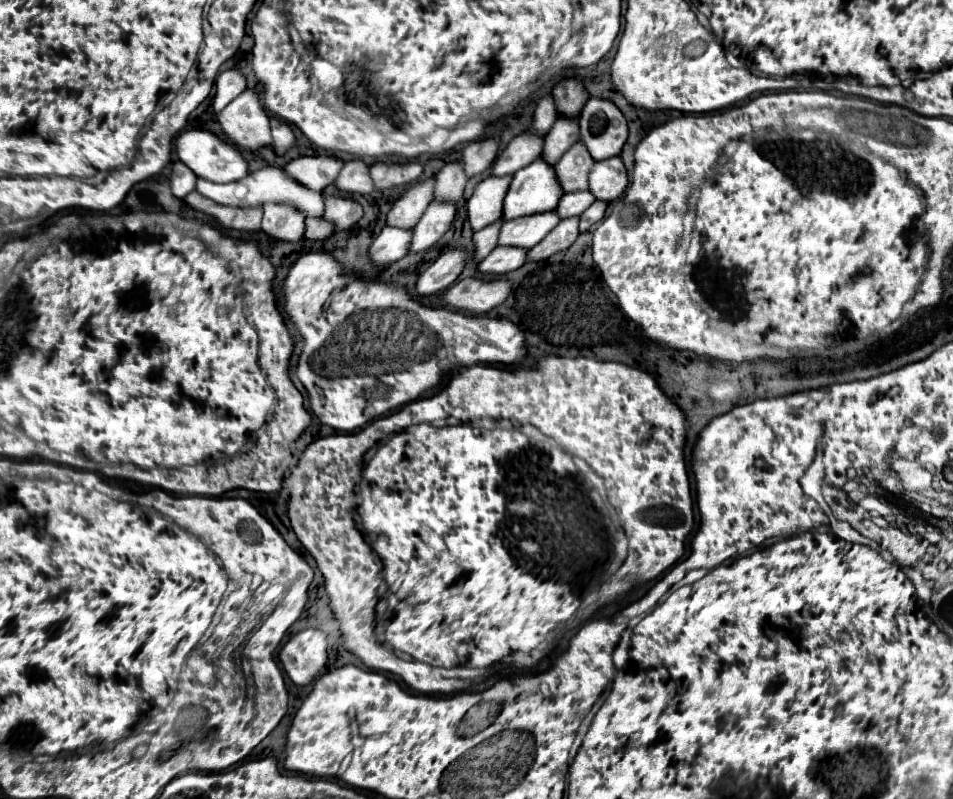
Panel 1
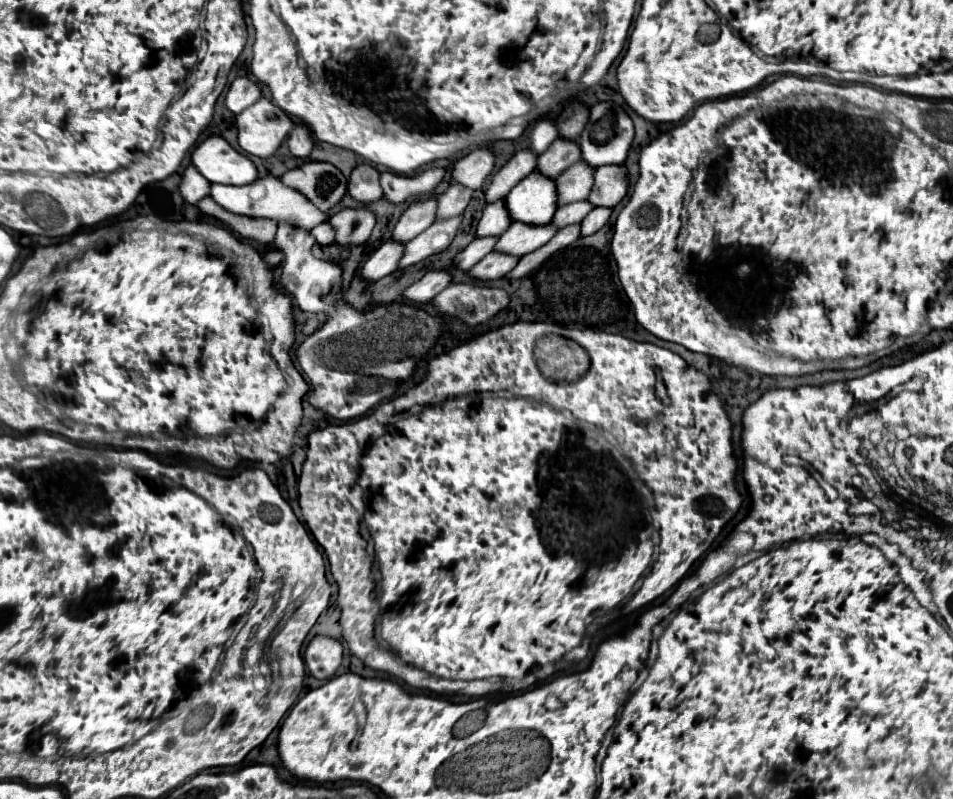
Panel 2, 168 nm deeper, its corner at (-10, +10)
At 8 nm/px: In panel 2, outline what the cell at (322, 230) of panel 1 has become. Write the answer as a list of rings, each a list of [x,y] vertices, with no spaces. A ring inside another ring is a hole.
[[[322,222],[322,224],[314,226],[312,234],[320,244],[332,244],[334,242],[334,228],[330,226],[330,222]]]

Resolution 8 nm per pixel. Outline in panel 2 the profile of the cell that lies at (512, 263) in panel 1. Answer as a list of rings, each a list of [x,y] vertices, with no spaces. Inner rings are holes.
[[[492,250],[470,270],[470,276],[480,278],[480,280],[502,278],[518,264],[518,260],[520,258],[510,258],[510,254],[498,254],[496,250]]]

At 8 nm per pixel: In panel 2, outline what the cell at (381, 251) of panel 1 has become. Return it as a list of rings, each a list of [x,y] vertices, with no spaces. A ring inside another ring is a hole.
[[[386,240],[386,242],[370,256],[370,260],[362,266],[360,276],[362,276],[364,280],[368,280],[368,282],[374,282],[374,280],[380,280],[380,278],[396,272],[402,254],[404,254],[404,244],[394,242],[394,240]]]

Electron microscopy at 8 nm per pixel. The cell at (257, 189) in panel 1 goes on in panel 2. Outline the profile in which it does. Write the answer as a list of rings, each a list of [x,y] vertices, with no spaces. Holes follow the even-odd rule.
[[[266,176],[258,178],[246,186],[222,186],[222,184],[212,184],[210,196],[226,210],[242,216],[264,216],[264,218],[274,218],[276,222],[280,220],[290,220],[292,224],[312,230],[316,224],[326,222],[326,214],[322,214],[306,196],[298,194],[298,190],[290,190],[280,178],[276,176]]]

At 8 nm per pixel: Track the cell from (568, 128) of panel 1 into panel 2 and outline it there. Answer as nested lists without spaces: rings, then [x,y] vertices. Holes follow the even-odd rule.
[[[556,138],[550,144],[550,148],[538,156],[538,170],[548,178],[556,178],[560,172],[570,168],[580,158],[582,158],[582,150],[578,150],[578,142]]]

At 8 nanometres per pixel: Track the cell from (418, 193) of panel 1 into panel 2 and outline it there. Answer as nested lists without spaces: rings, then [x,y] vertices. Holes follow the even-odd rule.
[[[424,198],[424,200],[414,200],[400,216],[392,238],[398,242],[410,242],[416,234],[424,232],[430,222],[436,218],[436,198]]]

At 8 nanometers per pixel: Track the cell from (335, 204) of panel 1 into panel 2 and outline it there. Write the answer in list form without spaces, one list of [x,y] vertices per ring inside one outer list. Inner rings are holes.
[[[366,206],[344,208],[330,216],[330,224],[336,230],[336,242],[344,246],[364,244],[374,228],[374,212]]]

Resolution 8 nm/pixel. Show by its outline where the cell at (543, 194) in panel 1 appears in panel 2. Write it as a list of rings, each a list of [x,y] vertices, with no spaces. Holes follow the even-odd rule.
[[[532,170],[522,182],[518,182],[506,196],[506,208],[512,220],[526,224],[546,224],[554,216],[558,204],[554,202],[554,182],[538,178],[538,170]]]

